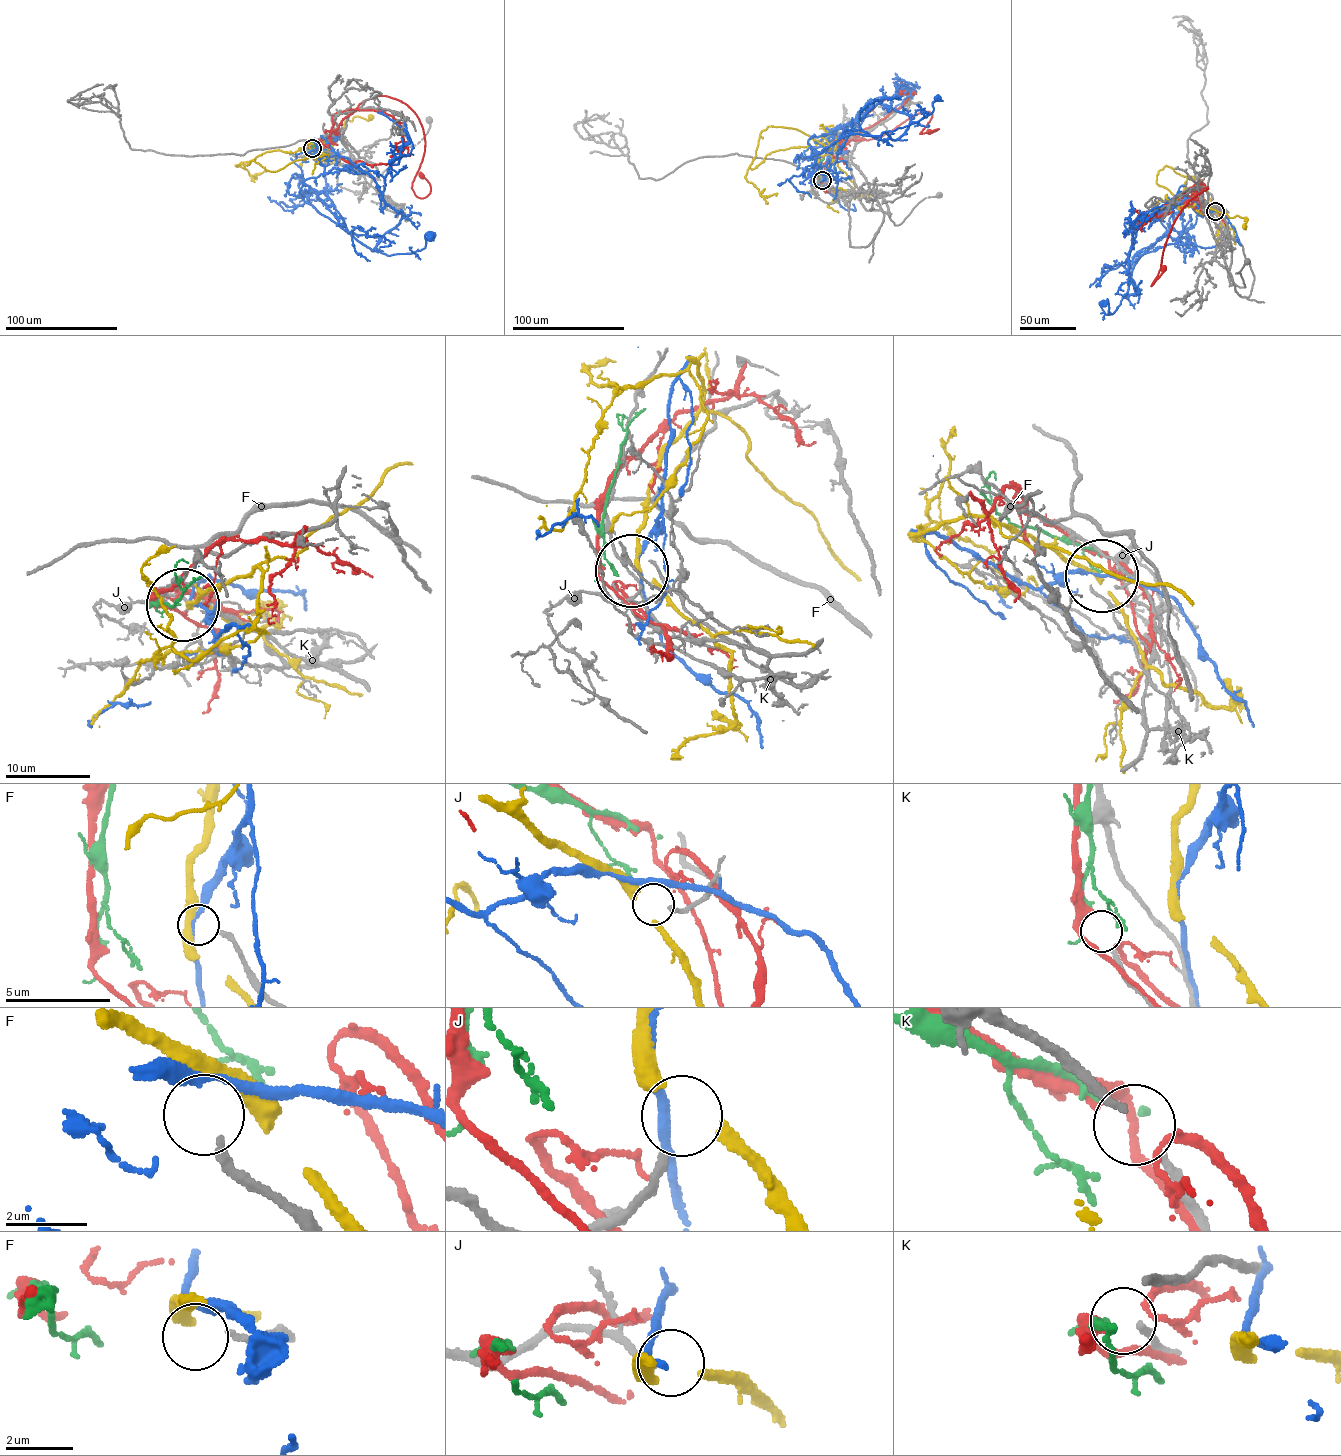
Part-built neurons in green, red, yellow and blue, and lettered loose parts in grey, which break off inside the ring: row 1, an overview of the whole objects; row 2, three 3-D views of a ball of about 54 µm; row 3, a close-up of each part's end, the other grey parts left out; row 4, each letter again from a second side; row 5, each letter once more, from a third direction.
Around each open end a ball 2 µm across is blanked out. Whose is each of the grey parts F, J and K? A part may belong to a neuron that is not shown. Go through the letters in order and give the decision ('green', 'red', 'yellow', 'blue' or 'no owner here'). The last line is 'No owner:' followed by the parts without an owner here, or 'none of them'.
F: no owner here
J: yellow
K: green
No owner: F

